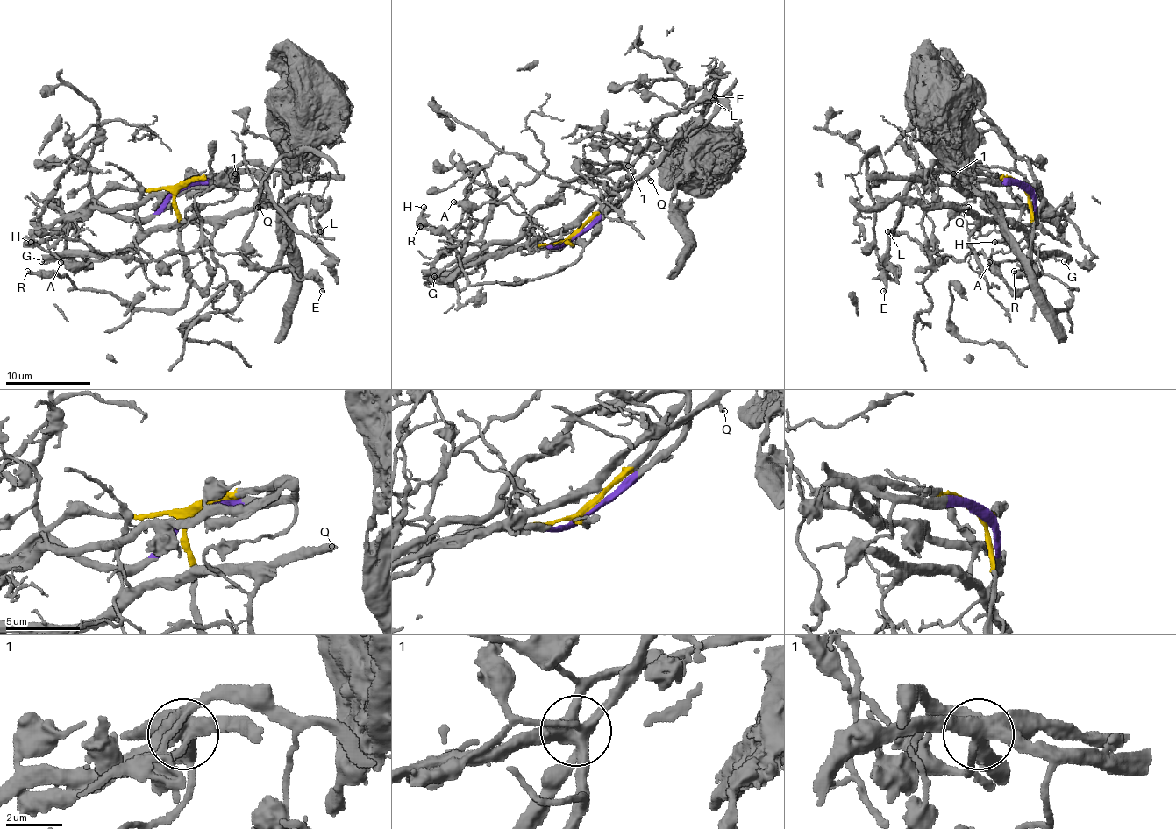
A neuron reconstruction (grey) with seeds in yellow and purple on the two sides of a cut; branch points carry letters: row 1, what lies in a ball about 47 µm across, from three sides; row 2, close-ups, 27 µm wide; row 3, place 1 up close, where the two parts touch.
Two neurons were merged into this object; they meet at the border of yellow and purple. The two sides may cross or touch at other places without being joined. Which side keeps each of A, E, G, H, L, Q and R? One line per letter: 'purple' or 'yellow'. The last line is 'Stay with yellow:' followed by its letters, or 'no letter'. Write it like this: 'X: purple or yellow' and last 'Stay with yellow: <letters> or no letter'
A: purple
E: purple
G: purple
H: purple
L: purple
Q: purple
R: yellow
Stay with yellow: R

